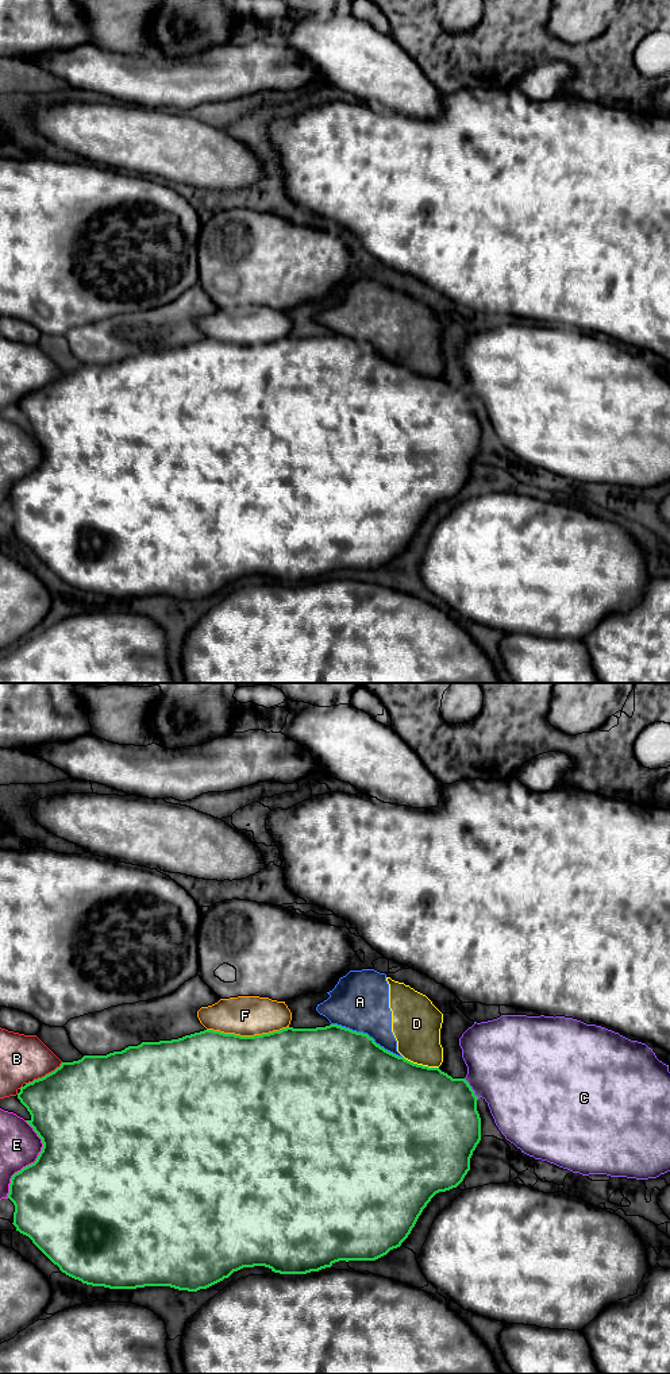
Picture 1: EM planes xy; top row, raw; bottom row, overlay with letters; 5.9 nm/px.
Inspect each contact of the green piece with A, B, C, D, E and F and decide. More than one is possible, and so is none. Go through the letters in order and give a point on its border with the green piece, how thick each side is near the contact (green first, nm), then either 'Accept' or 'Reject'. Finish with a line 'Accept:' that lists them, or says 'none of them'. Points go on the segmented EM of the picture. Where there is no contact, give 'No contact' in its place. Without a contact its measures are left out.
A: Touches green at xy (366, 1034). Thickness 480 nm (green) against 340 nm. Reject
B: Touches green at xy (45, 1076). Thickness 500 nm (green) against 280 nm. Reject
C: Touches green at xy (470, 1088). Thickness 460 nm (green) against 460 nm. Reject
D: Touches green at xy (420, 1065). Thickness 500 nm (green) against 300 nm. Reject
E: Touches green at xy (34, 1162). Thickness 500 nm (green) against 240 nm. Reject
F: Touches green at xy (247, 1037). Thickness 500 nm (green) against 240 nm. Reject
Accept: none of them

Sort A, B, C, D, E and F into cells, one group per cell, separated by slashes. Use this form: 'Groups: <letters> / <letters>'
Groups: A D / B / C / E / F

